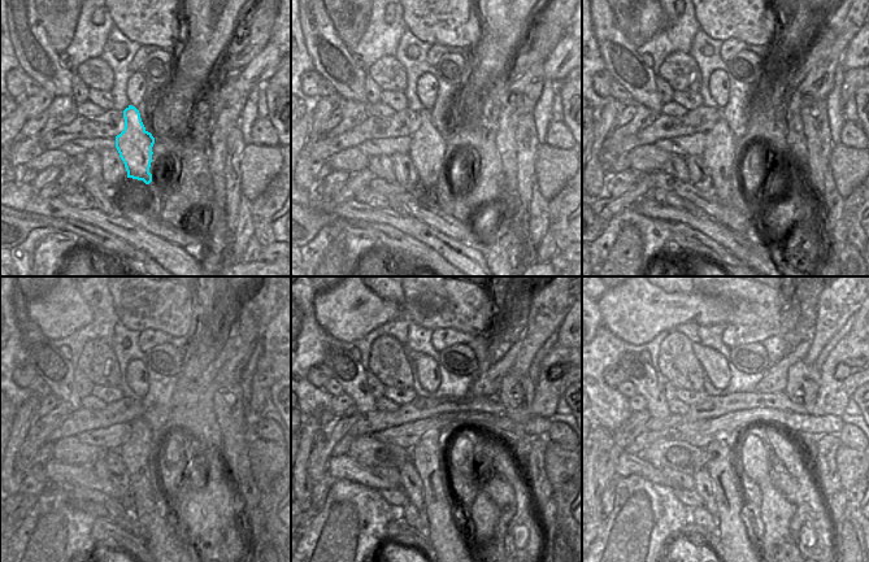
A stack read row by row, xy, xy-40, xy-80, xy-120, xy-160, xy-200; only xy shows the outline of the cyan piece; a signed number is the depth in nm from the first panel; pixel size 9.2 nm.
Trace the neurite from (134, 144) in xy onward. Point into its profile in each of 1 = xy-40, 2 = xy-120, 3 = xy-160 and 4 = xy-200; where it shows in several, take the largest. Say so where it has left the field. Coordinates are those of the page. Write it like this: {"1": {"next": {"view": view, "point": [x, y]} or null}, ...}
{"1": {"next": {"view": "xy-40", "point": [428, 147]}}, "2": {"next": {"view": "xy-120", "point": [138, 452]}}, "3": {"next": {"view": "xy-160", "point": [442, 526]}}, "4": {"next": {"view": "xy-200", "point": [734, 540]}}}

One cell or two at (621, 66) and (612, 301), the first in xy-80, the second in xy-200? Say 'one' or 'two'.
two

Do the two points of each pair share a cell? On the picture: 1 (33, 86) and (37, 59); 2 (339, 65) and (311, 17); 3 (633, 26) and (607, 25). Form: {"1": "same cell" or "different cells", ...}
{"1": "different cells", "2": "same cell", "3": "different cells"}

